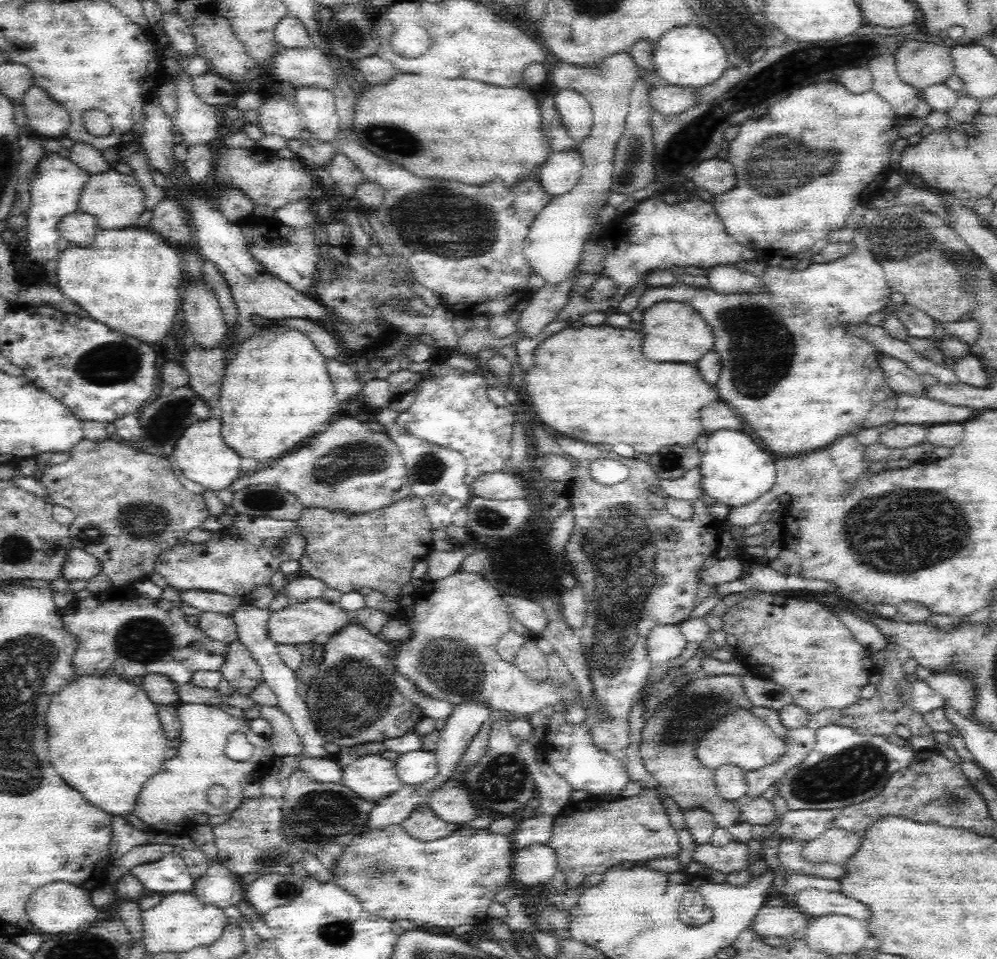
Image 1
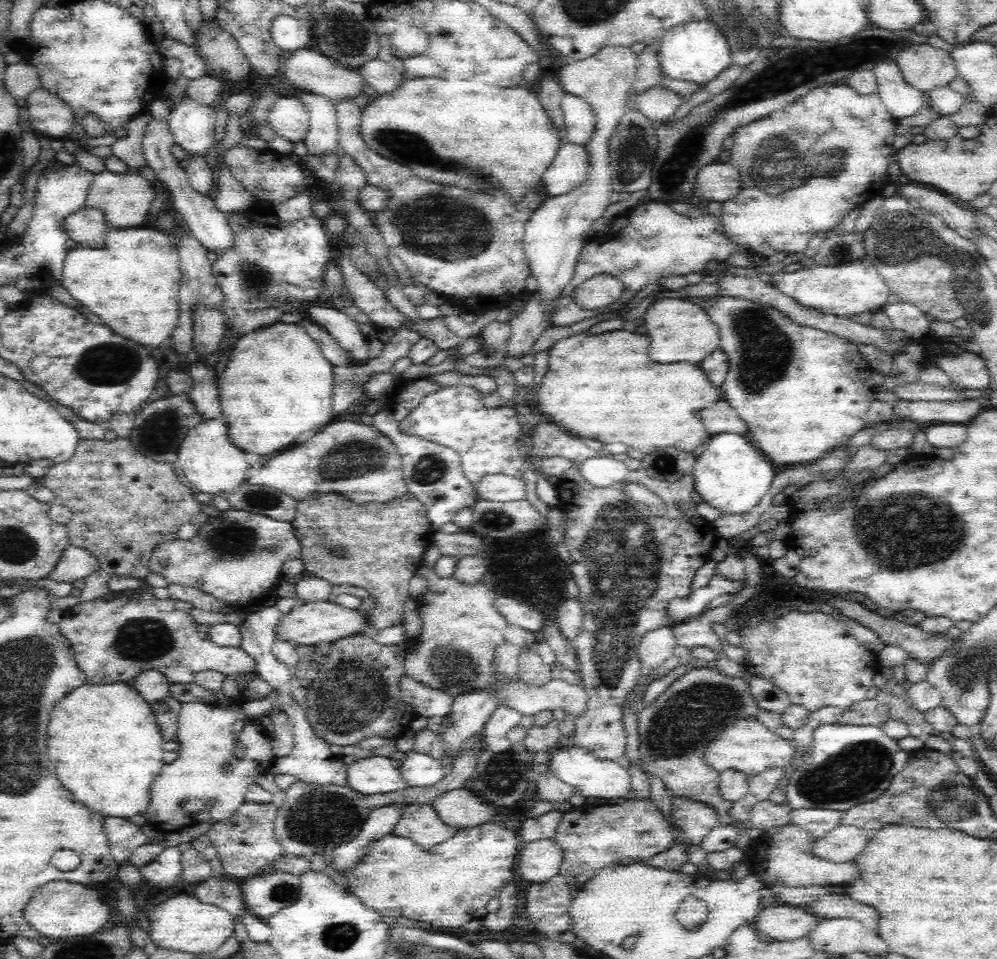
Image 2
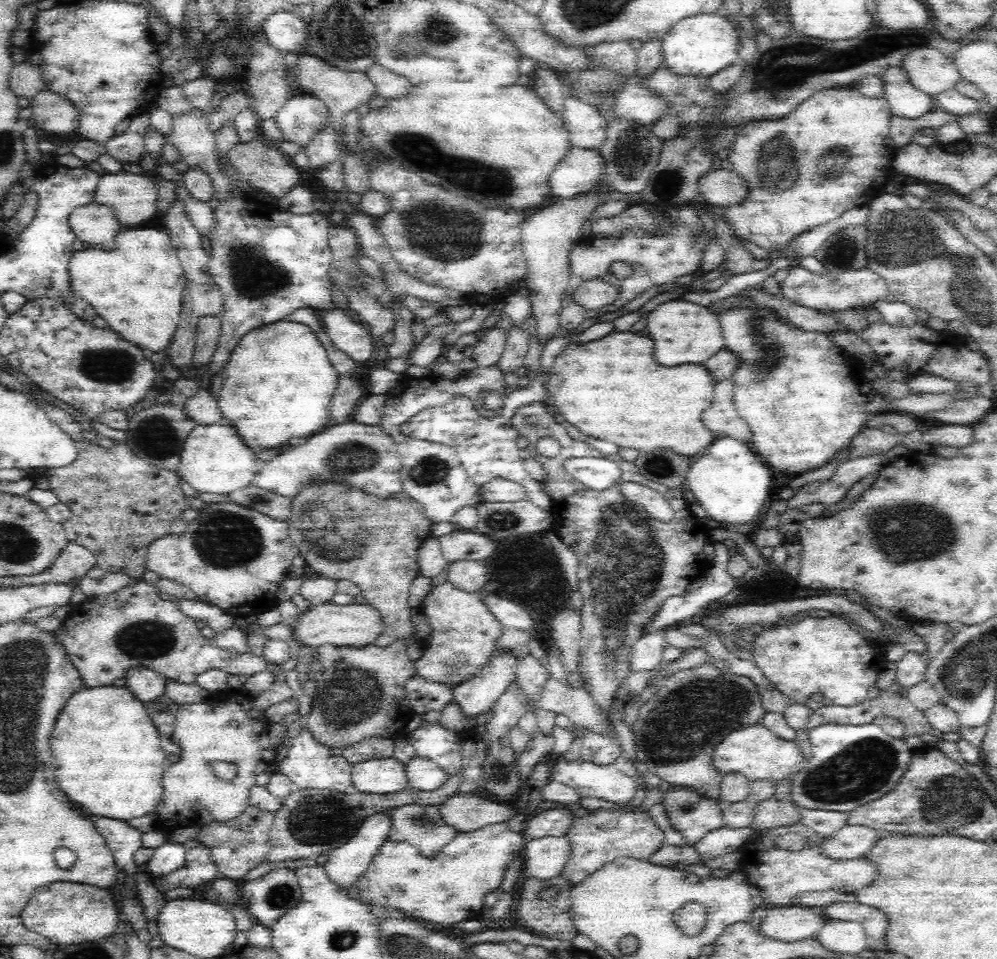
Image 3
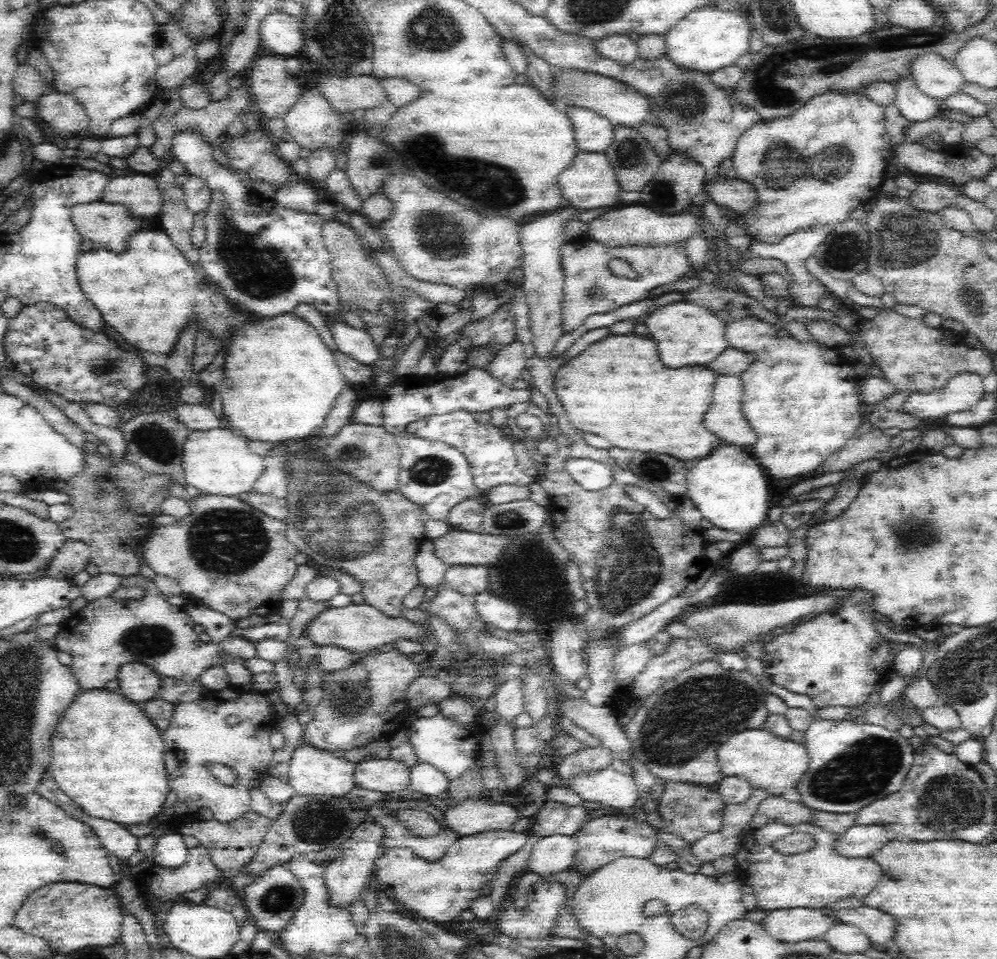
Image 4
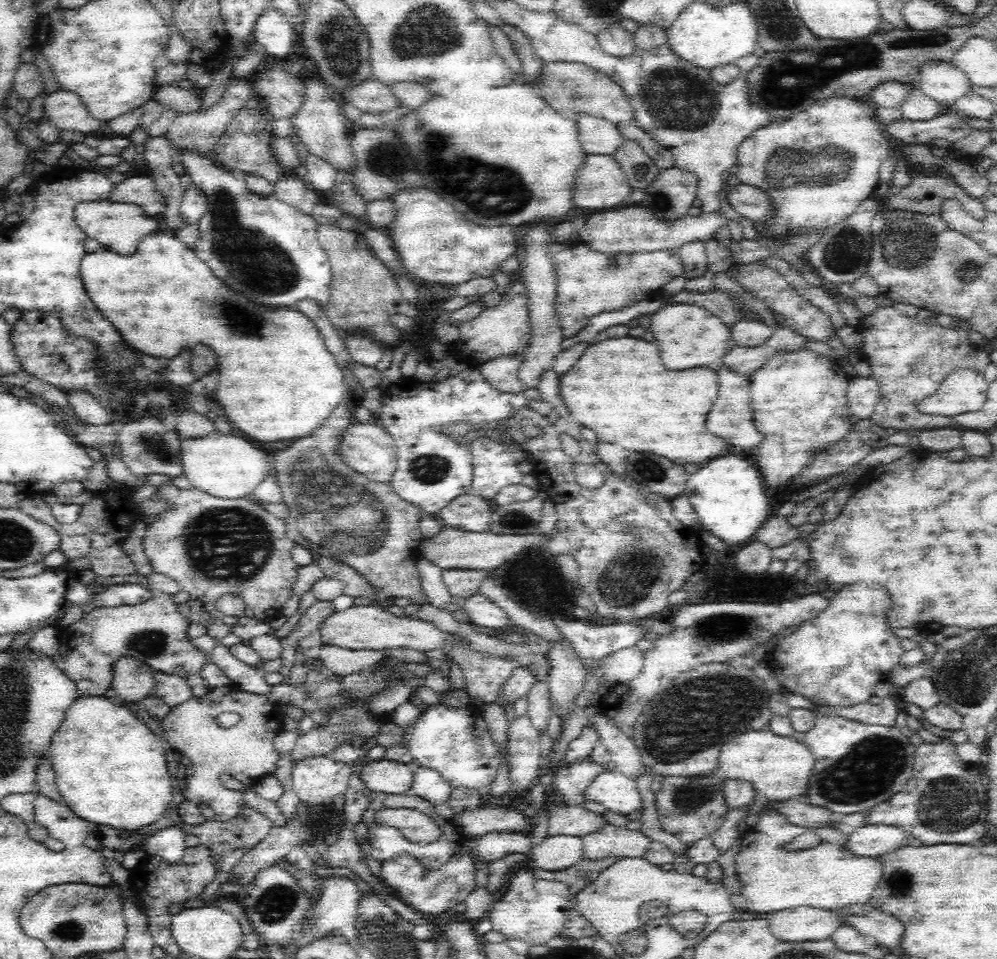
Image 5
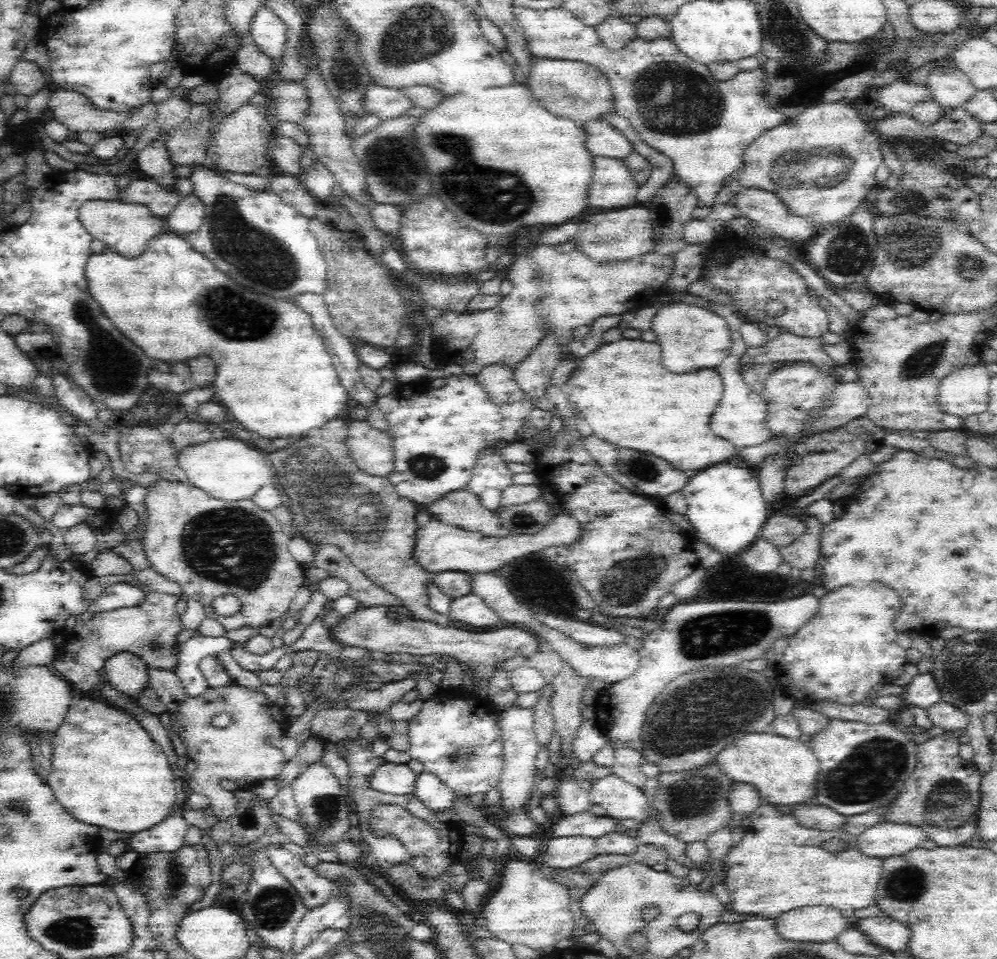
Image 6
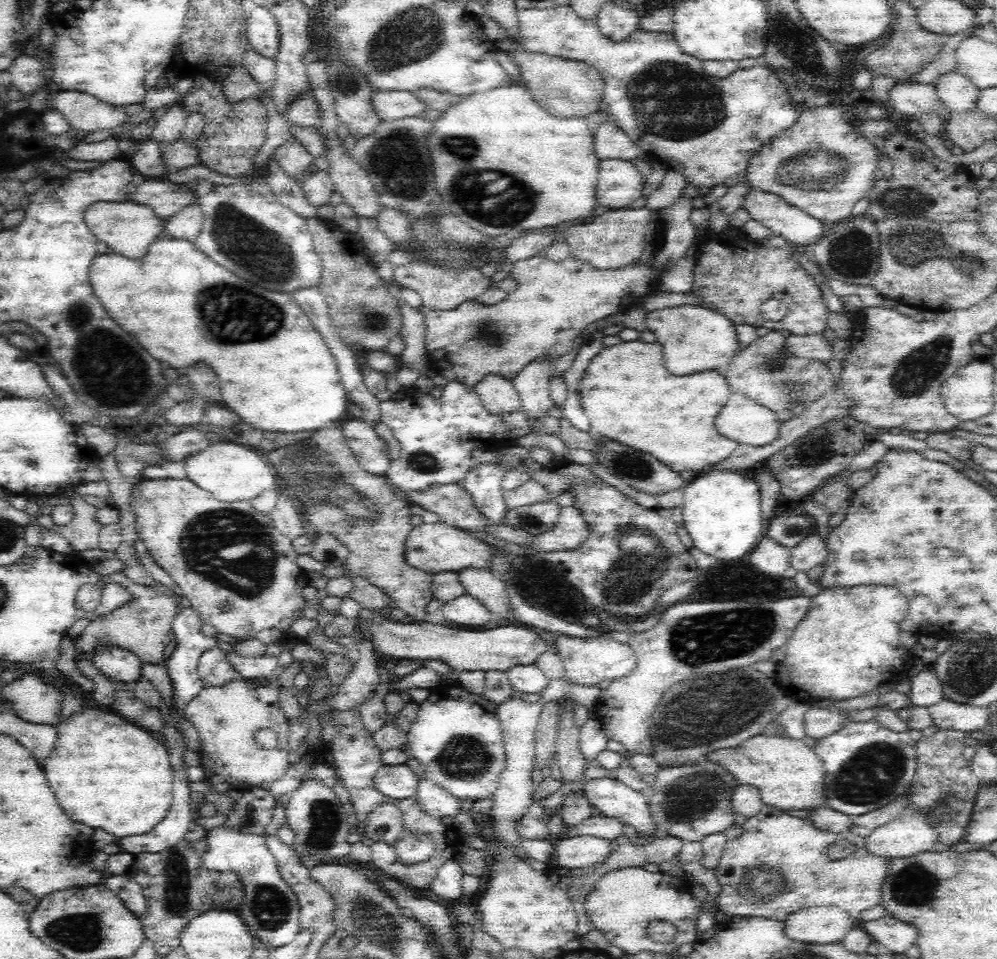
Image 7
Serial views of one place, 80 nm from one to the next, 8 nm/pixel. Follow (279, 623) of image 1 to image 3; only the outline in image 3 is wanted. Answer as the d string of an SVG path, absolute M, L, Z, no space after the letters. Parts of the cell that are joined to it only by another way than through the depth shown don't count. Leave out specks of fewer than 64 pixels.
M328 603L313 606L296 620L291 621L296 624L296 628L294 628L295 637L302 640L305 646L311 646L314 649L325 644L361 649L376 644L377 640L389 628L384 624L380 613L368 604L336 605Z

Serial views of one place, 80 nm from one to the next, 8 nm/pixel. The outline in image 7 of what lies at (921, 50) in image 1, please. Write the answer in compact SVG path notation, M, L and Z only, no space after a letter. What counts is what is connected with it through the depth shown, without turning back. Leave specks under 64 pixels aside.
M954 70L934 81L939 99L954 114L976 112L980 89L964 75Z

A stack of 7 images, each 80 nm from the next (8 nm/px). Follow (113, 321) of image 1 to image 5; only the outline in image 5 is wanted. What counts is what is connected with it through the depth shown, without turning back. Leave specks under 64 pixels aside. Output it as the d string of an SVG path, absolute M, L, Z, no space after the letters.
M158 232L145 236L138 245L138 252L132 256L120 256L108 250L98 250L88 254L82 260L80 267L82 272L82 280L86 286L88 296L92 298L92 302L98 306L98 310L114 324L114 328L124 336L124 340L138 348L140 352L148 354L148 356L156 356L156 358L168 358L172 360L174 356L178 358L184 352L194 352L194 348L198 344L206 344L216 356L218 367L218 385L216 388L216 400L220 409L224 411L228 420L234 424L233 428L242 430L244 434L256 438L256 440L264 440L264 442L274 442L274 440L290 440L290 438L304 438L311 435L316 427L319 427L331 414L332 411L343 401L343 398L349 393L349 389L345 384L342 372L338 369L333 355L328 352L325 347L324 340L320 337L320 333L314 327L312 319L309 316L302 314L294 308L294 306L268 306L260 304L252 300L249 296L234 290L229 284L226 284L222 279L213 274L212 269L204 262L190 246L175 237L171 232Z

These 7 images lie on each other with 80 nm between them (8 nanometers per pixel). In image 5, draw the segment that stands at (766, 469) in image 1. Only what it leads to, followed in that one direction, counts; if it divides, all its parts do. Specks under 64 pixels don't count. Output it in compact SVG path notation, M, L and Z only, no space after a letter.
M736 452L718 456L698 468L689 475L683 492L689 498L691 512L696 513L697 526L719 538L727 548L748 544L772 515L759 468L745 454Z

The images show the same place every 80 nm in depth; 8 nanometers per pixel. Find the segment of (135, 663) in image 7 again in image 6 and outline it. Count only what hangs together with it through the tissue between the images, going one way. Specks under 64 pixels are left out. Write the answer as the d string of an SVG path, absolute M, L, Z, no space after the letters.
M120 652L104 660L105 678L122 694L136 696L148 684L148 665L129 652Z

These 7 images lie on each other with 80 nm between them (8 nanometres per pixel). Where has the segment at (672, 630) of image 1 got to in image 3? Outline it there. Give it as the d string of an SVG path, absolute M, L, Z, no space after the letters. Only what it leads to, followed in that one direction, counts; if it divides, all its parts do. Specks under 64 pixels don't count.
M664 631L640 637L632 646L628 654L630 672L646 672L656 668L662 662L662 650L666 646Z

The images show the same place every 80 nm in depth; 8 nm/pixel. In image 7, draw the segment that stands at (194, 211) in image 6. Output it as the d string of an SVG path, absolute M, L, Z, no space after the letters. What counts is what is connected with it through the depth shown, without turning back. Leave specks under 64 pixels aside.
M198 203L188 205L180 213L165 219L164 236L193 243L199 237L202 223L200 205Z

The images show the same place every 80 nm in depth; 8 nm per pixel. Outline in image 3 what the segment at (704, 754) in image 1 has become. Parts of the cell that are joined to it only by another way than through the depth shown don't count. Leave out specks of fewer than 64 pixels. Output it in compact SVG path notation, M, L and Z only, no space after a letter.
M761 724L733 730L713 752L716 770L723 775L743 774L750 782L770 779L775 785L780 780L792 780L795 774L804 770L806 758L794 741L778 738L771 730Z

